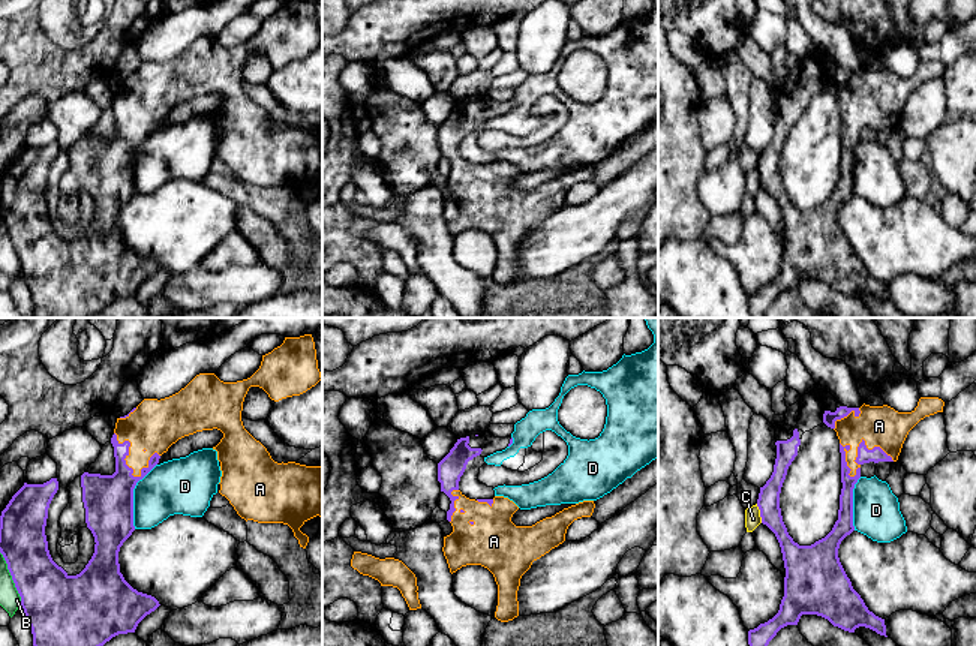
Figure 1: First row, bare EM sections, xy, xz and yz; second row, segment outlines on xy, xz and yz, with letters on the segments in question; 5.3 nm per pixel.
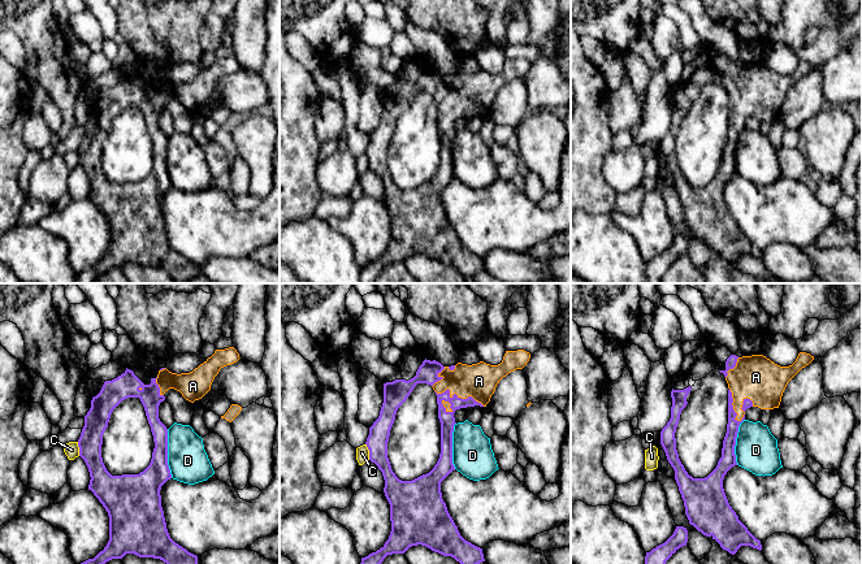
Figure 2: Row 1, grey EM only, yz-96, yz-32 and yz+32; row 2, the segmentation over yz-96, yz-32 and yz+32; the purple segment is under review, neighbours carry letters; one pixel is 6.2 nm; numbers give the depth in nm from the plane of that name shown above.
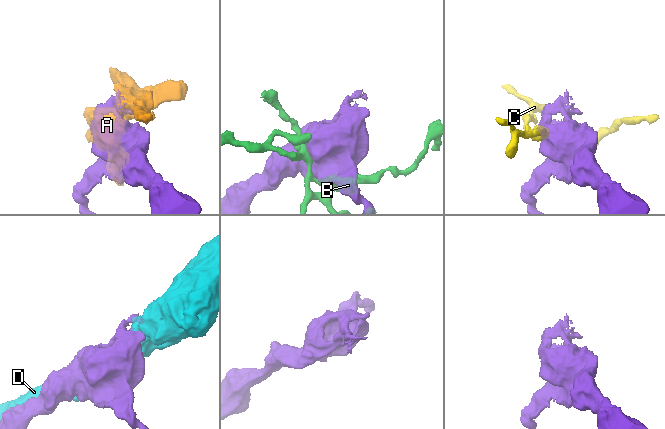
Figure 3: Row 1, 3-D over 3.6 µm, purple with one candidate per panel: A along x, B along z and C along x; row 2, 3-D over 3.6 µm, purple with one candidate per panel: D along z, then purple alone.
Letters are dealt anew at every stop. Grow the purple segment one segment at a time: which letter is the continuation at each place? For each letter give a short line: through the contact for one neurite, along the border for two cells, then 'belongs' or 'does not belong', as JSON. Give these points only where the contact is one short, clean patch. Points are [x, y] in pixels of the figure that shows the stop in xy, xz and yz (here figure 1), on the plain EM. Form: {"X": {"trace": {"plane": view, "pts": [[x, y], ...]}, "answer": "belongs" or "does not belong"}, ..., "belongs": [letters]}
{"A": {"answer": "belongs"}, "B": {"answer": "does not belong"}, "C": {"answer": "does not belong"}, "D": {"answer": "does not belong"}, "belongs": ["A"]}

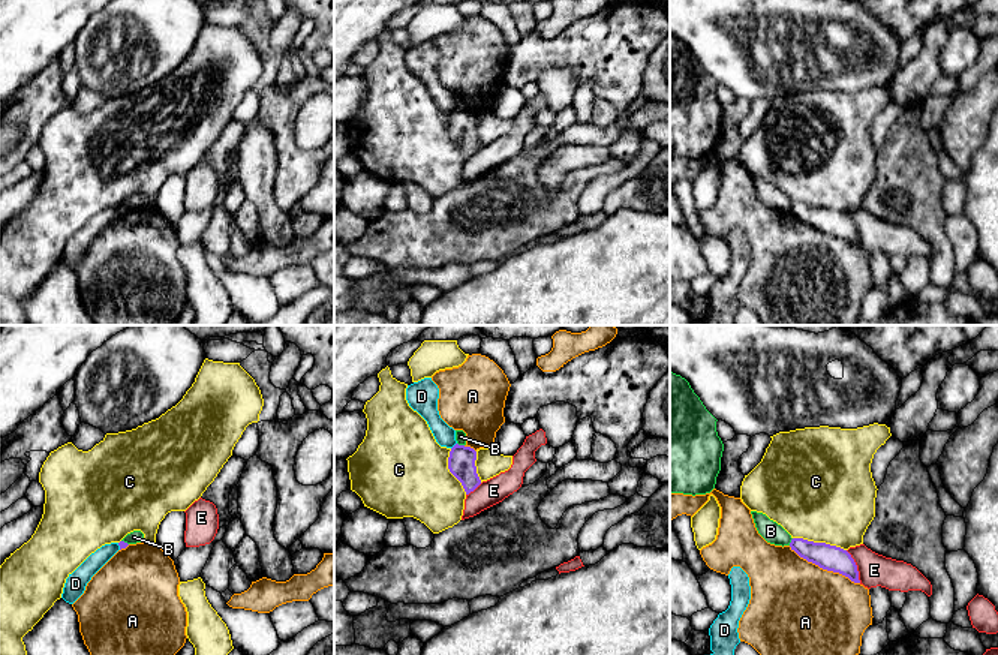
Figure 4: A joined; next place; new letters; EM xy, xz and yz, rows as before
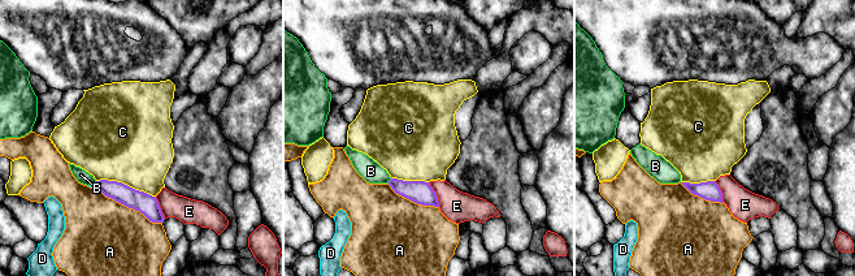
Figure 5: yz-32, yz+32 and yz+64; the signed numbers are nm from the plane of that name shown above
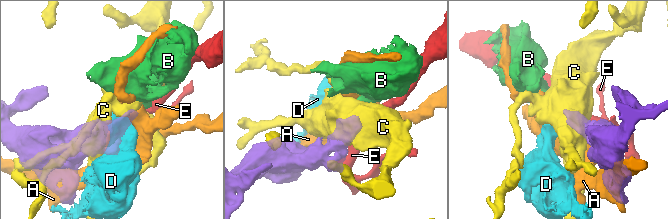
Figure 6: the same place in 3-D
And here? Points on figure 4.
{"A": {"answer": "does not belong"}, "B": {"trace": {"plane": "xz", "pts": [[457, 107], [463, 110]]}, "answer": "does not belong"}, "C": {"answer": "does not belong"}, "D": {"trace": {"plane": "xz", "pts": [[456, 107], [451, 113]]}, "answer": "does not belong"}, "E": {"trace": {"plane": "yz", "pts": [[845, 215], [856, 230], [860, 246]]}, "answer": "does not belong"}, "belongs": []}

